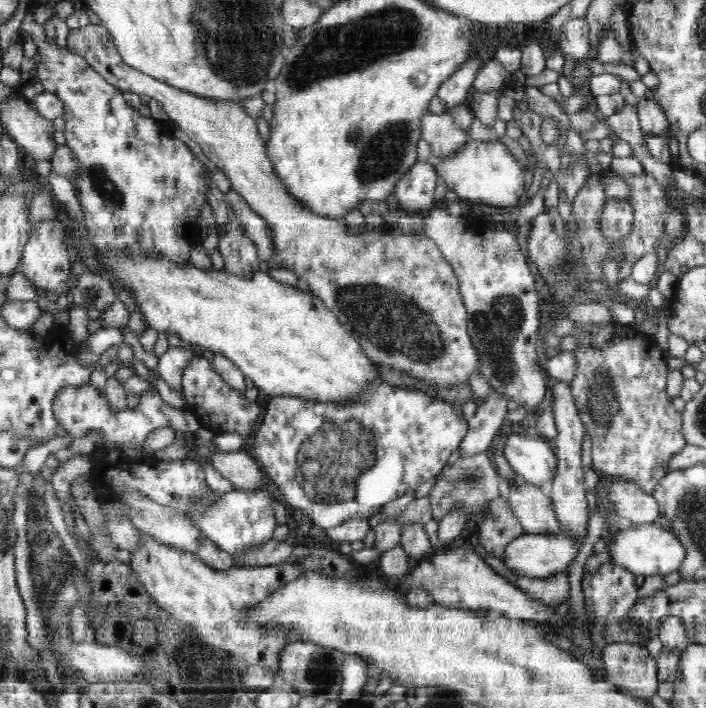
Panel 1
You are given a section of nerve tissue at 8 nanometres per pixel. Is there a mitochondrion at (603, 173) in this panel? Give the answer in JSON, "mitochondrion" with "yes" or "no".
{"mitochondrion":"no"}

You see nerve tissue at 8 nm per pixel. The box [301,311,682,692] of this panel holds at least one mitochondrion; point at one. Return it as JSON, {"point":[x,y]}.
{"point":[600,402]}

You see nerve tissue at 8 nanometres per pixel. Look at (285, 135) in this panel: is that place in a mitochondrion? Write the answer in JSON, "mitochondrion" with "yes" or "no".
{"mitochondrion":"no"}

